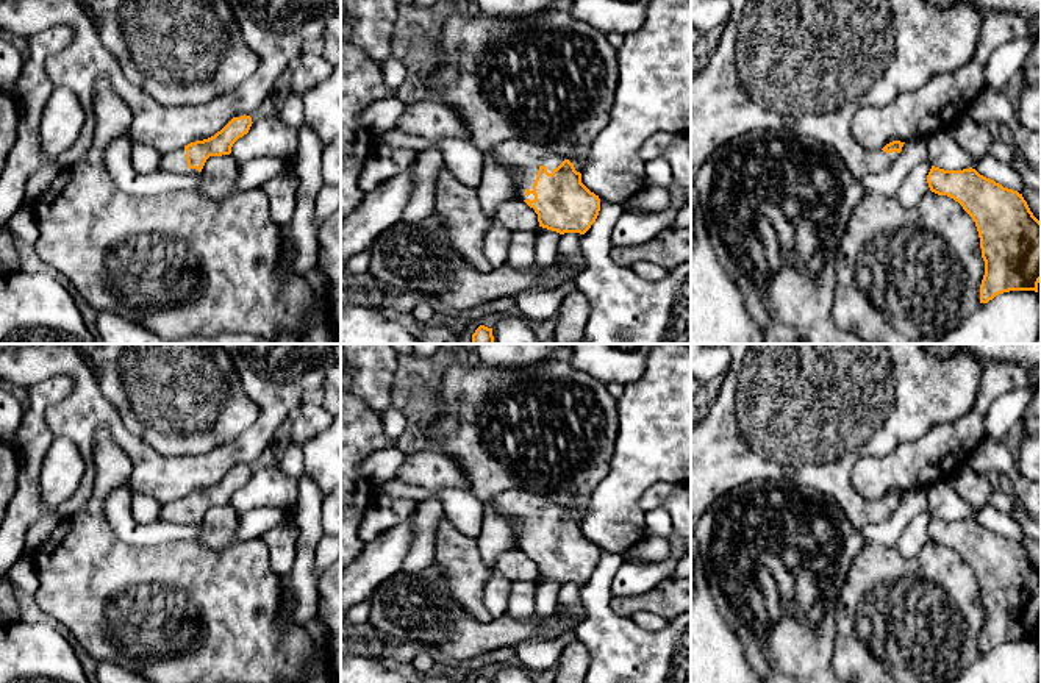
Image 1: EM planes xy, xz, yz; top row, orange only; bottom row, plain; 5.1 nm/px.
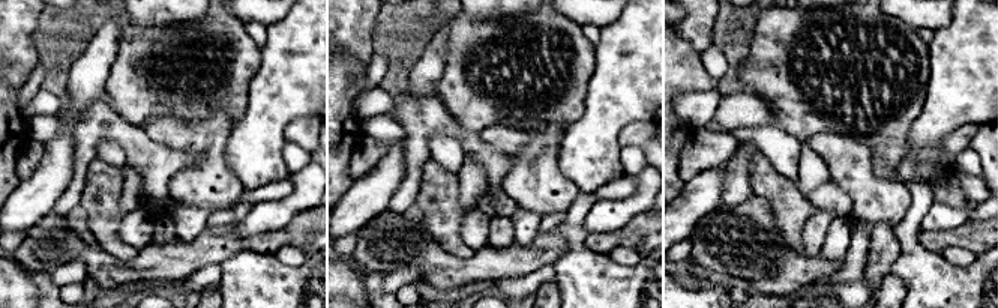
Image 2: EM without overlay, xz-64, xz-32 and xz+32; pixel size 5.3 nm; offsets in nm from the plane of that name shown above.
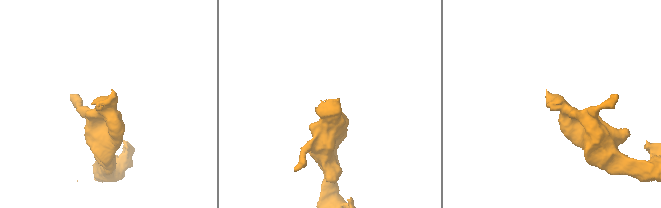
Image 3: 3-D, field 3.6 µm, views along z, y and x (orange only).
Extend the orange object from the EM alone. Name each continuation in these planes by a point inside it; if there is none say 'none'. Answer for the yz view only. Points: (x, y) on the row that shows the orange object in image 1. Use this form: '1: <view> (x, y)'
1: yz (805, 66)

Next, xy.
1: xy (174, 161)

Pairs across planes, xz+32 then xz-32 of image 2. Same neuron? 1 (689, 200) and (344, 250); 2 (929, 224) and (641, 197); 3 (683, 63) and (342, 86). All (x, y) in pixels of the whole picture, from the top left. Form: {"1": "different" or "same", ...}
{"1": "different", "2": "same", "3": "same"}

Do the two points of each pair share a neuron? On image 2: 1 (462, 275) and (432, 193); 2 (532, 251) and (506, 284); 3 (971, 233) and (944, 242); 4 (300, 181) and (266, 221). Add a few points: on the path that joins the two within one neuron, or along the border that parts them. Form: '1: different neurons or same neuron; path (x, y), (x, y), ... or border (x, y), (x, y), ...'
1: different neurons; border (428, 233), (455, 256), (468, 257), (474, 251)
2: different neurons; border (545, 265), (527, 274), (503, 277), (495, 283)
3: same neuron; path (965, 236), (950, 238)
4: same neuron; path (300, 193), (278, 214)

